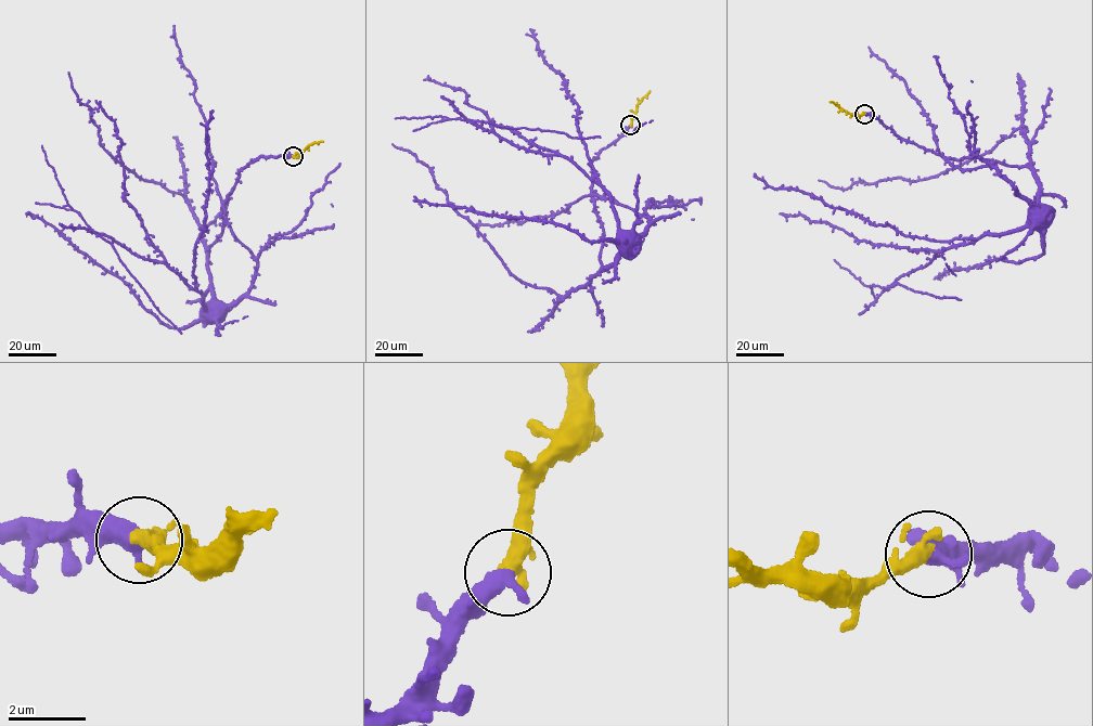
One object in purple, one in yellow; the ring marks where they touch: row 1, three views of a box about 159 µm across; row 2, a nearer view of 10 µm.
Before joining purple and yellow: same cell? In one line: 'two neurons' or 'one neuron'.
one neuron

